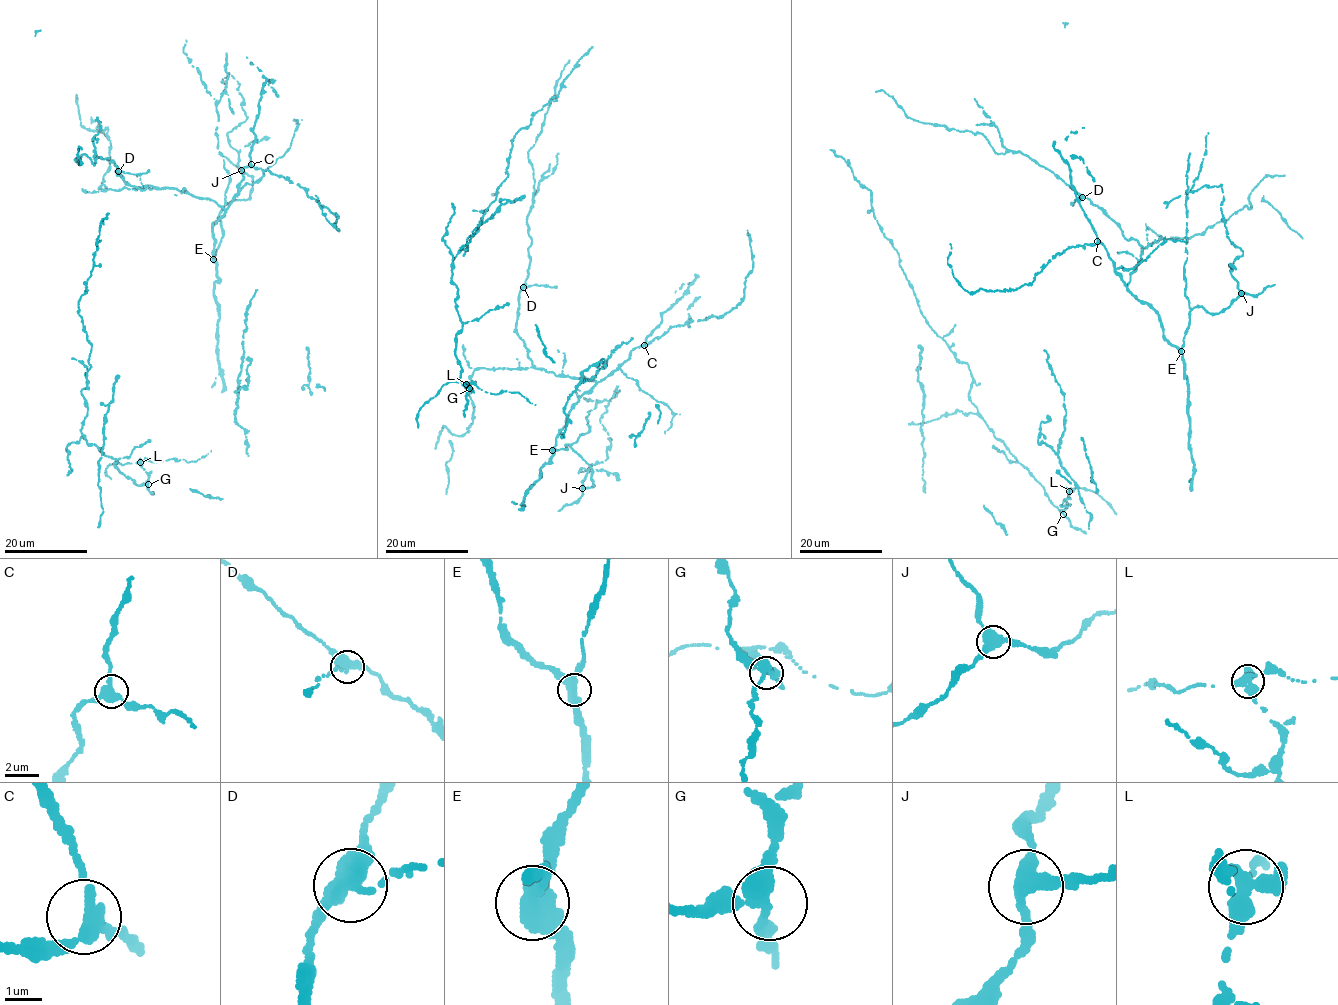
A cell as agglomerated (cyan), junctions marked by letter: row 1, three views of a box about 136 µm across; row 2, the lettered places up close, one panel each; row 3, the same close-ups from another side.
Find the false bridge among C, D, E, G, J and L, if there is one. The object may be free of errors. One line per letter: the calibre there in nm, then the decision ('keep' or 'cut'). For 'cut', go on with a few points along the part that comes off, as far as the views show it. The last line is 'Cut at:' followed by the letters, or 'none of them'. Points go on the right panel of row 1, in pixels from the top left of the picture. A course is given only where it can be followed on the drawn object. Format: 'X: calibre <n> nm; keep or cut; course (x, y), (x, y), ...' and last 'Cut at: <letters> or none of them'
C: calibre 360 nm; keep
D: calibre 360 nm; keep
E: calibre 400 nm; keep
G: calibre 320 nm; keep
J: calibre 360 nm; keep
L: calibre 400 nm; cut; course (1069, 491), (1066, 490), (1070, 498), (1060, 505), (1066, 507), (1069, 503)
Cut at: L

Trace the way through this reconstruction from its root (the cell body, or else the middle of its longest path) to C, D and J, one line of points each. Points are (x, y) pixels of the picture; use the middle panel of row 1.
C: (533, 172), (528, 276), (519, 292), (515, 326), (531, 363), (556, 375), (597, 382), (644, 345)
D: (533, 172), (533, 202), (527, 223), (531, 239), (528, 251), (530, 259), (523, 287)
J: (533, 172), (516, 330), (536, 368), (596, 382), (553, 448), (567, 444), (591, 467), (593, 486), (582, 488)

